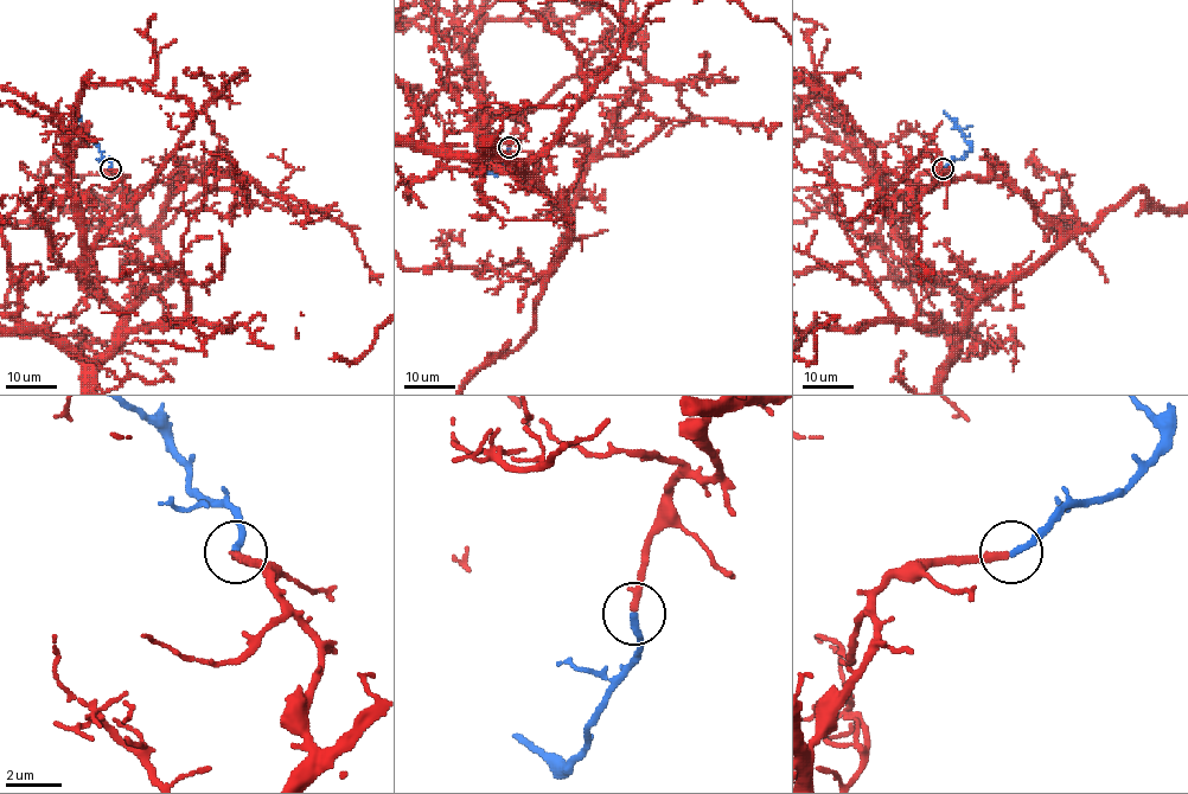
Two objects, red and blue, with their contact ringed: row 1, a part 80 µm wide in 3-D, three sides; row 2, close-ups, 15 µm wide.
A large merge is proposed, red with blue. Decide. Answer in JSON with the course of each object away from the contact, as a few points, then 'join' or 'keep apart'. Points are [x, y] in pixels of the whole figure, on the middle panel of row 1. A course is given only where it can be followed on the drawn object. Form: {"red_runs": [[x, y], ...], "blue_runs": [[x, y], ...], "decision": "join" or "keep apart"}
{"red_runs": [[510, 146], [525, 120], [500, 110], [481, 146], [566, 217], [566, 253], [536, 327], [461, 391]], "decision": "join"}

